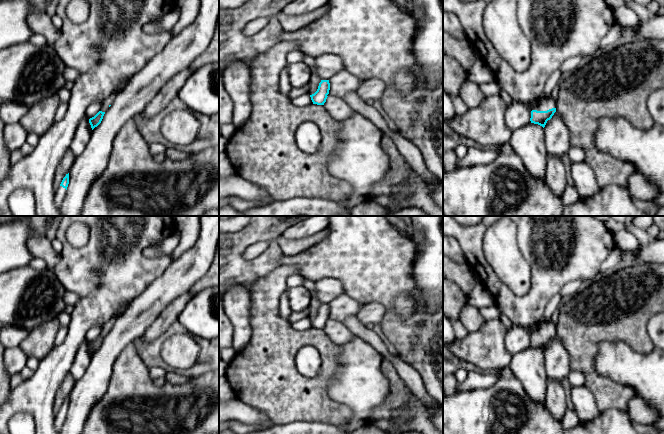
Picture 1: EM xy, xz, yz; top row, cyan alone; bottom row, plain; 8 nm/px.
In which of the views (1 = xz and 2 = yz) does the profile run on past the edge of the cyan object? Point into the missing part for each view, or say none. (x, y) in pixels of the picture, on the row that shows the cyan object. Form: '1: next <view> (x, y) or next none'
1: next none
2: next yz (543, 104)

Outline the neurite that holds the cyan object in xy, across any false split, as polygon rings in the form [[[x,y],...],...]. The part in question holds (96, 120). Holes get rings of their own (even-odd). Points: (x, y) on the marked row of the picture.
[[[114,93],[112,95],[110,95],[108,98],[106,98],[103,102],[102,102],[102,107],[101,110],[92,118],[89,119],[89,123],[91,125],[92,130],[97,127],[102,119],[103,116],[106,112],[106,110],[111,106],[111,104],[113,103],[115,97],[116,97],[117,93]]]

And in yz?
[[[542,93],[536,99],[537,105],[531,111],[531,123],[545,127],[548,120],[552,118],[556,112],[556,101],[552,98],[544,98]]]

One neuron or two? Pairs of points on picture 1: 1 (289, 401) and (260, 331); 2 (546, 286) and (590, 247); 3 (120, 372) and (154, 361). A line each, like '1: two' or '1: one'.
1: one
2: one
3: two

